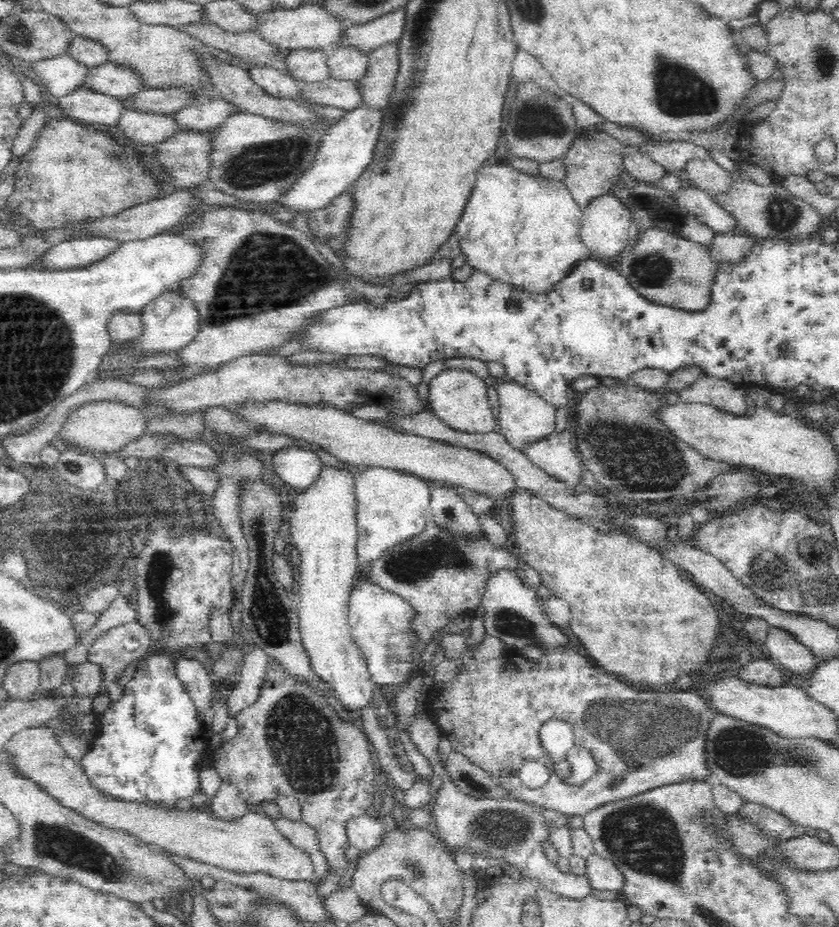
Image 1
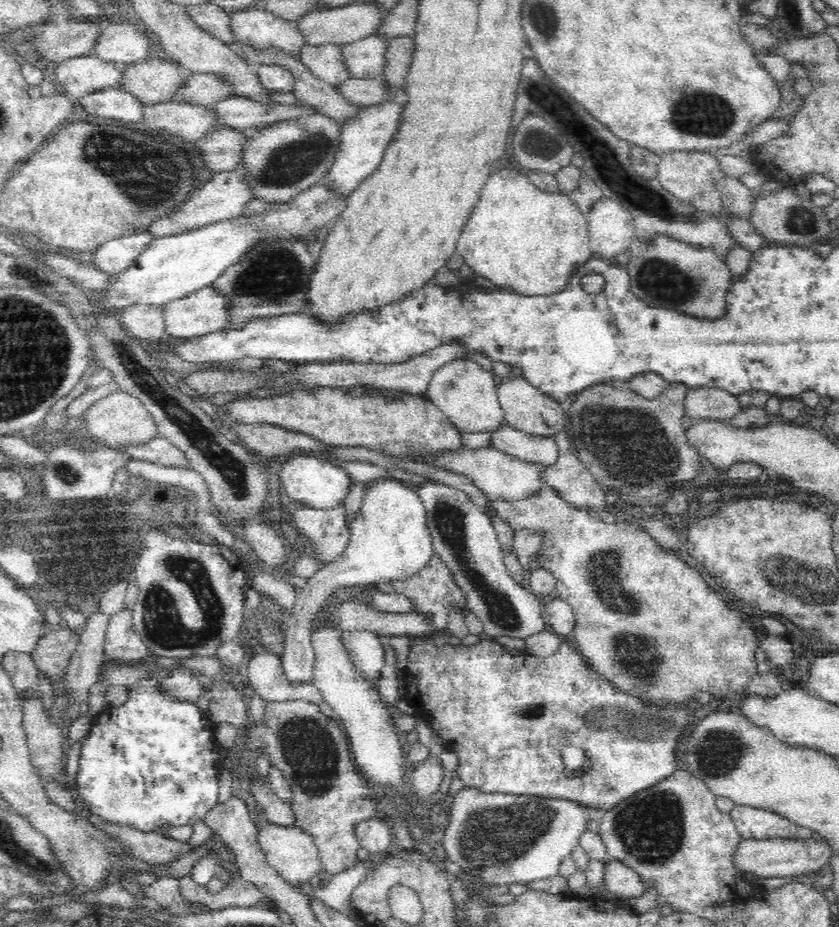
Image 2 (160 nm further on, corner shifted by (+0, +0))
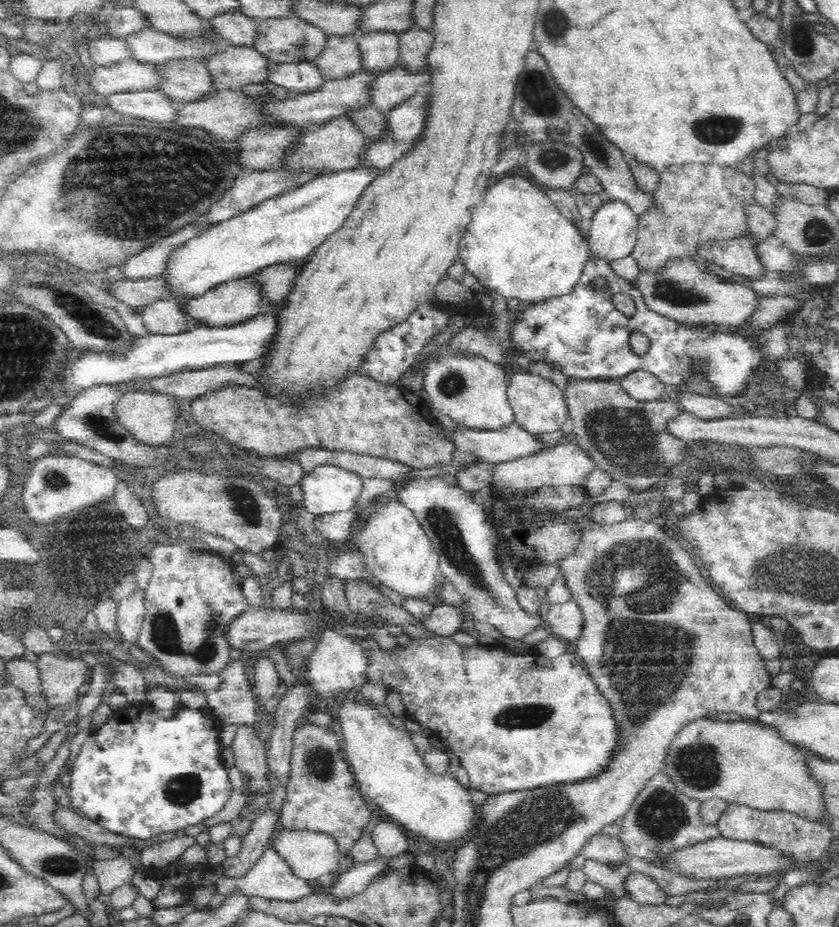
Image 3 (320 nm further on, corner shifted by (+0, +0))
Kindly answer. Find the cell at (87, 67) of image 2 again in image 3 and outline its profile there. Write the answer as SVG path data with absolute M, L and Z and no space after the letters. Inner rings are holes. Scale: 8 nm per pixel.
M133 58L111 67L96 65L95 72L90 74L90 84L96 92L92 101L113 94L149 91L159 84L159 67Z

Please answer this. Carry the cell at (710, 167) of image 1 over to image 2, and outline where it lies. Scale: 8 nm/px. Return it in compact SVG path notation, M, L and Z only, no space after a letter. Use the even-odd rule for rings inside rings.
M730 176L718 177L714 182L714 187L722 199L723 208L747 218L752 210L754 202L754 192L752 192L739 178Z

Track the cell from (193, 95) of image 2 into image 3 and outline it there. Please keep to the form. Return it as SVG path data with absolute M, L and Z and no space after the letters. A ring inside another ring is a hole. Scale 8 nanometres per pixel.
M227 44L207 63L211 82L216 90L242 88L246 84L259 84L268 79L270 60L253 46Z

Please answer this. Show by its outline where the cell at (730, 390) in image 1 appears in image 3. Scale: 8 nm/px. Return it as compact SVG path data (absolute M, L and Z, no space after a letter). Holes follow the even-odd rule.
M682 388L678 389L677 396L682 412L692 414L702 420L724 419L726 416L736 415L732 412L732 408L728 406L732 402L730 400L697 395Z

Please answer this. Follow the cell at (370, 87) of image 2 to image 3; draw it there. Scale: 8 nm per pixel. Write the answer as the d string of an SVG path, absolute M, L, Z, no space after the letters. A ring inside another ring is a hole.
M394 64L392 68L381 72L372 85L372 106L383 112L396 108L402 101L408 100L414 93L424 90L430 82L427 71L412 74L405 66Z

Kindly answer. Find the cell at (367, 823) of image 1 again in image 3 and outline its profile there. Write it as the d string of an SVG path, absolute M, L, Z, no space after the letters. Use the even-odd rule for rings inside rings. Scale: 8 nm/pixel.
M388 821L379 822L371 832L373 843L380 856L392 858L410 852L412 840L402 829Z

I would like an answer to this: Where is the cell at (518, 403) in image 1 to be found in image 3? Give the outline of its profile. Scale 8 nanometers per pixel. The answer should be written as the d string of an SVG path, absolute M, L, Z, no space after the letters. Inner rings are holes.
M512 370L507 385L507 399L514 410L515 422L534 435L557 431L570 416L564 391L550 379L530 374L527 370Z

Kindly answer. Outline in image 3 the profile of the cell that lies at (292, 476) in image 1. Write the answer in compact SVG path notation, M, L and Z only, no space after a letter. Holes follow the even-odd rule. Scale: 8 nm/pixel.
M320 465L301 479L304 511L314 515L354 509L362 490L363 478L336 465Z

